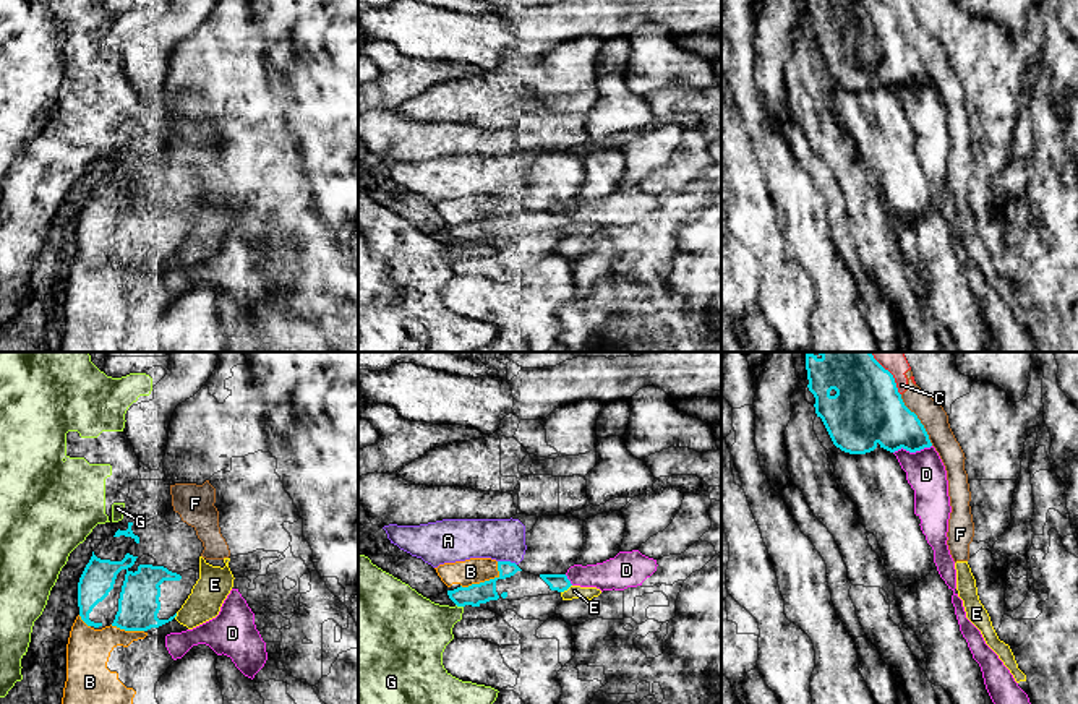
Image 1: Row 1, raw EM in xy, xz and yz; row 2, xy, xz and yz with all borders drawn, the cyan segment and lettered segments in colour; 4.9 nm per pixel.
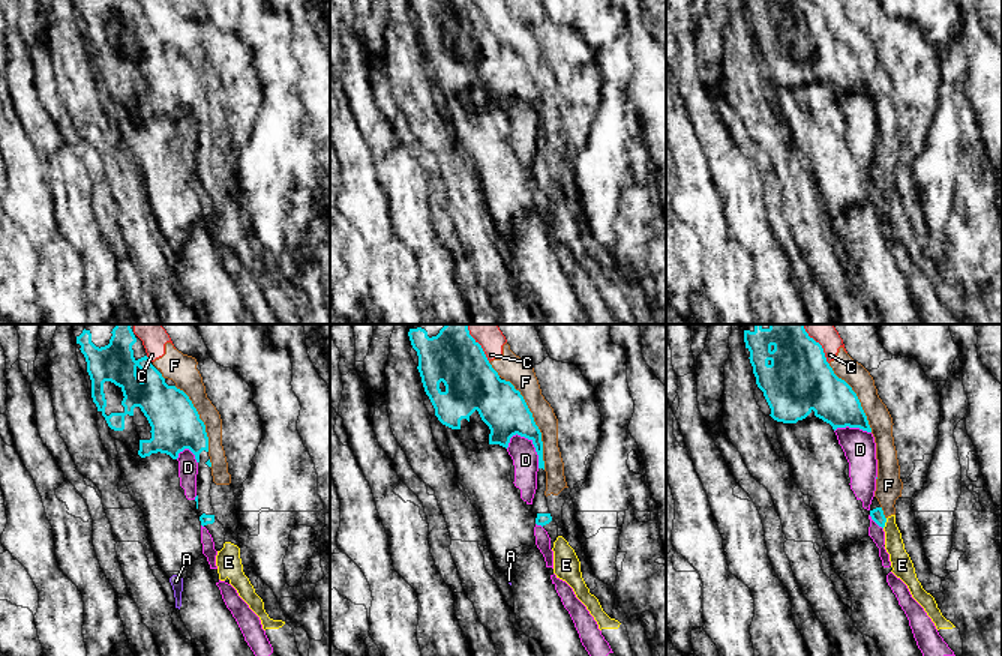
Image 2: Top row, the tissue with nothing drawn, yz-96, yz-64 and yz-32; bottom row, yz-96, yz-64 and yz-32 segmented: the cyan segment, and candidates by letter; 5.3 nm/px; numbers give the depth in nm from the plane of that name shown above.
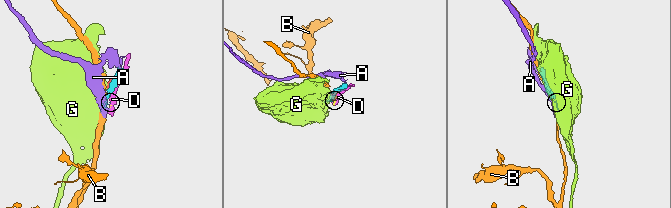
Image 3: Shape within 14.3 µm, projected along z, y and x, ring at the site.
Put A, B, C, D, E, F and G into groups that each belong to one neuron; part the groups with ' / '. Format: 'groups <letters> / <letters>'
groups A / B / C E F / D / G

